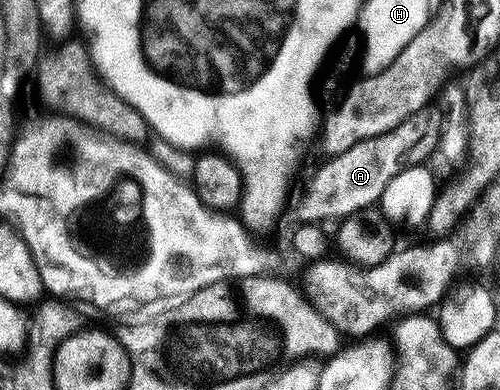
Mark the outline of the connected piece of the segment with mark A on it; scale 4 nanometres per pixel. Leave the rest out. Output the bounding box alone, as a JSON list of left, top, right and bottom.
[296,108,445,223]

